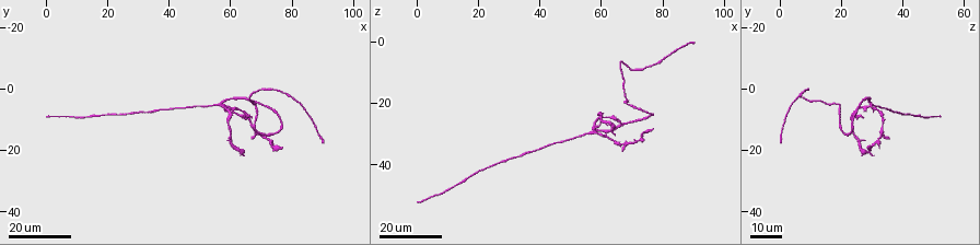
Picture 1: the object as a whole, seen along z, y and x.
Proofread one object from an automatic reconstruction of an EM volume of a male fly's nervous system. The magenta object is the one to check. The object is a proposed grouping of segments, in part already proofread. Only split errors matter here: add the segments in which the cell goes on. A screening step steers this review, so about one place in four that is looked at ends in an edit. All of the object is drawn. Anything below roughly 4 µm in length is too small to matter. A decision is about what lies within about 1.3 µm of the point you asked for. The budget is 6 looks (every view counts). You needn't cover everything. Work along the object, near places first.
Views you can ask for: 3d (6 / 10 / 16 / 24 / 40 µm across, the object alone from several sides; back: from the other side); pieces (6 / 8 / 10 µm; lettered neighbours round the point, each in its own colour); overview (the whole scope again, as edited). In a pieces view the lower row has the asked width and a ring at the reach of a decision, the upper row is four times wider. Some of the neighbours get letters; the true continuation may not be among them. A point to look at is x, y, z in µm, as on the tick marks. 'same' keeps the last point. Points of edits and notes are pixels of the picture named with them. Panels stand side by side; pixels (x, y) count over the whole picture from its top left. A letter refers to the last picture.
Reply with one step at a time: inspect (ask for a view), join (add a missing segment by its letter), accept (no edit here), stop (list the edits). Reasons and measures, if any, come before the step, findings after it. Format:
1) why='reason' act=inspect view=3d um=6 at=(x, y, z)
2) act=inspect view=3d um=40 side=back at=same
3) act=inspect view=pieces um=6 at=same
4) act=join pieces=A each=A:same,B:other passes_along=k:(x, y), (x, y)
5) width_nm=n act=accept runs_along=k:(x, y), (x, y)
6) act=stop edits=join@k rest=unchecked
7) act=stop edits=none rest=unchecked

why='long arm stops here' act=inspect view=3d um=16 at=(0, 9, 53)

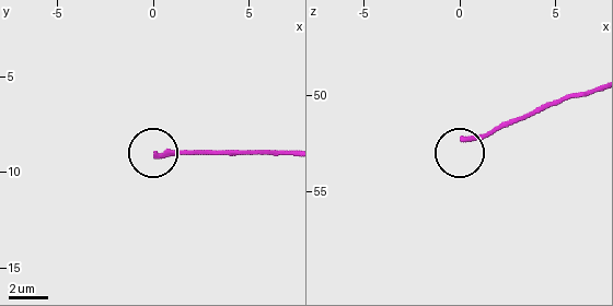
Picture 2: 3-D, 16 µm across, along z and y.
why='what lies round it' act=inspect view=pieces um=8 at=(0.1, 9.3, 52.2)

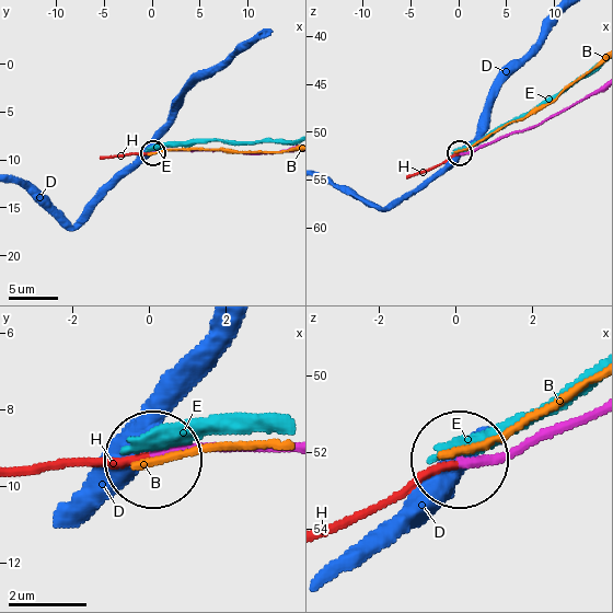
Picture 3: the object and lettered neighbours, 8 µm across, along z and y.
width_nm=230 act=join pieces=H each=B:other,D:other,E:other,H:same passes_along=3:(485, 145), (451, 155), (407, 177) found='it goes on there'

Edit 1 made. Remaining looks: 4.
act=inspect view=overview

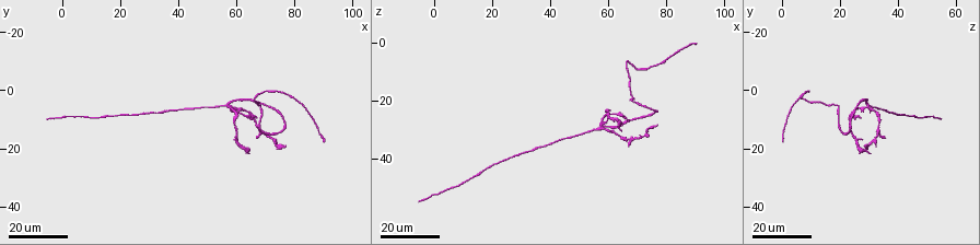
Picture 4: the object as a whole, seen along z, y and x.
why='free end' act=inspect view=3d um=24 at=(67, 17, 36)

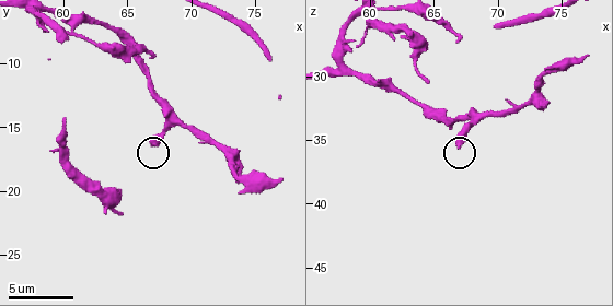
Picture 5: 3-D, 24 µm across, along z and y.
act=inspect view=pieces um=6 at=(67.0, 16.4, 35.6)

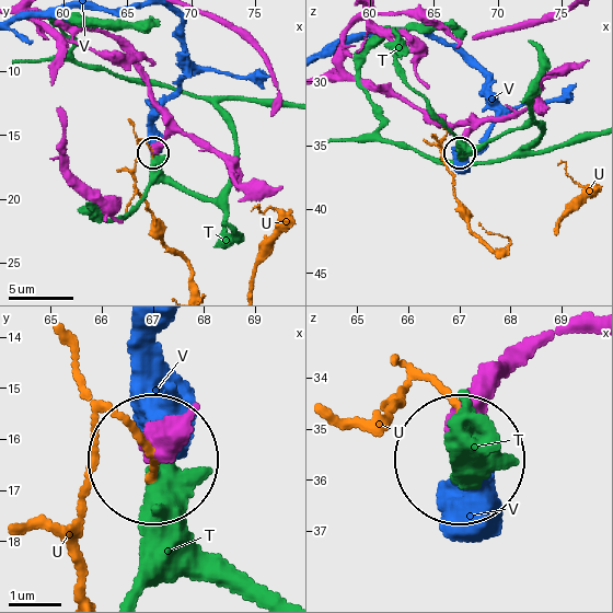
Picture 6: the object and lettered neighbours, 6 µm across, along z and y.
width_nm=360 act=accept each=T:other,U:other,V:other found='none of them fits'

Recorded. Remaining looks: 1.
act=stop edits=join@3 rest=unchecked

